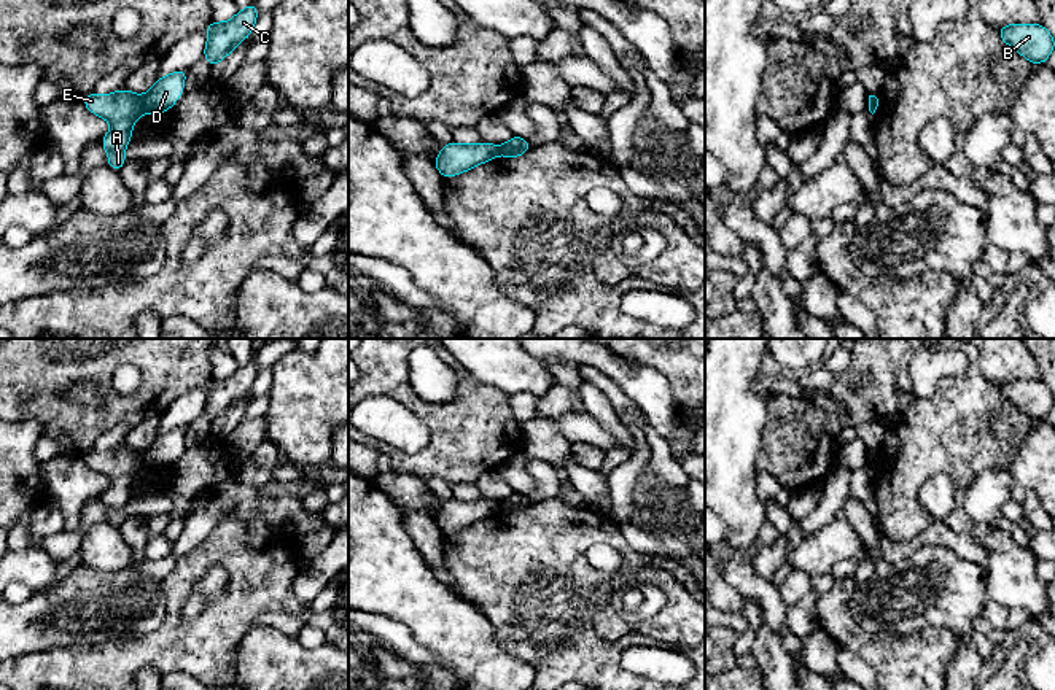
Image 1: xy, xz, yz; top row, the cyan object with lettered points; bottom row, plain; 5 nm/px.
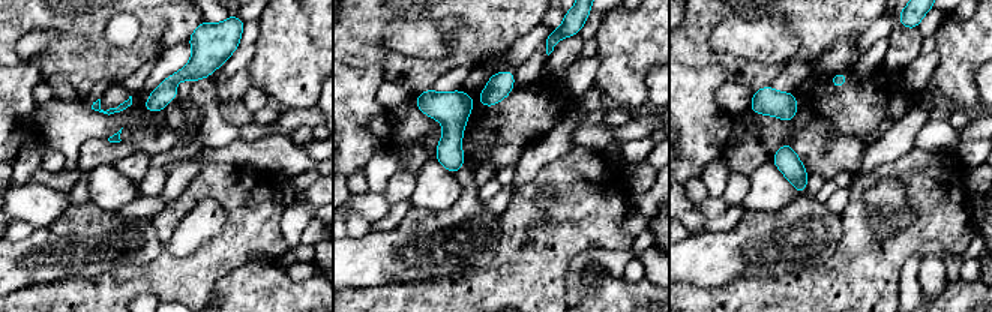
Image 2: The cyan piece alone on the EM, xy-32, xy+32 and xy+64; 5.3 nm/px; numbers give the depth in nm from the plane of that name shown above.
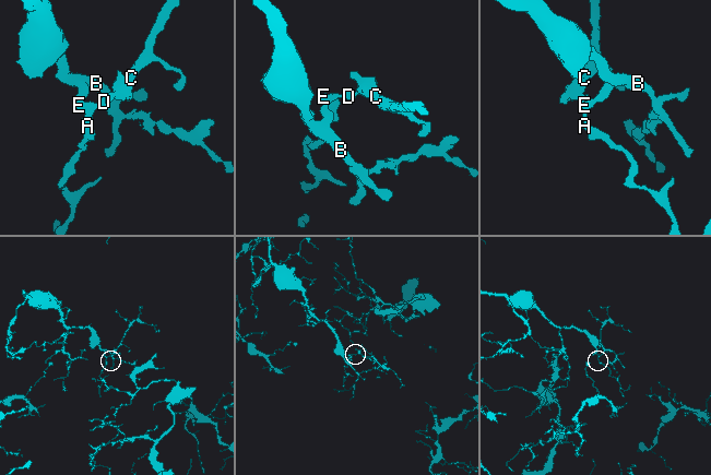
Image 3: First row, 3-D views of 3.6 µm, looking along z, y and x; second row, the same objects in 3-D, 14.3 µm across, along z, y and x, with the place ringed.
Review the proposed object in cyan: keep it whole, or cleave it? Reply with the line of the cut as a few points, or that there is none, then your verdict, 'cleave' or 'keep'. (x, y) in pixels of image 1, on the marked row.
cut in xy along (142, 96), (142, 108), (145, 112); cleave

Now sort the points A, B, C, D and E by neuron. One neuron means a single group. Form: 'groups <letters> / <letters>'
groups A B E / C D

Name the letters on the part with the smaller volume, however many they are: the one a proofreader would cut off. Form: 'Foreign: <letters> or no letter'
Foreign: C, D

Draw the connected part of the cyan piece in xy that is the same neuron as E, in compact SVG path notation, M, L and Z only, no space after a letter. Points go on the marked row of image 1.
M127 89L107 95L91 92L83 99L83 103L91 113L111 122L111 130L100 143L108 153L108 167L119 172L127 162L123 151L132 141L132 127L137 118L145 113L143 95L137 95Z

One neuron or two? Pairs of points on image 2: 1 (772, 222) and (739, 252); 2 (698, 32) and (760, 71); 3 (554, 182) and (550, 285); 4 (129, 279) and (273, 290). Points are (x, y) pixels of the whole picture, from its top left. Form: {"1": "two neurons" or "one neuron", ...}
{"1": "one neuron", "2": "one neuron", "3": "one neuron", "4": "two neurons"}

